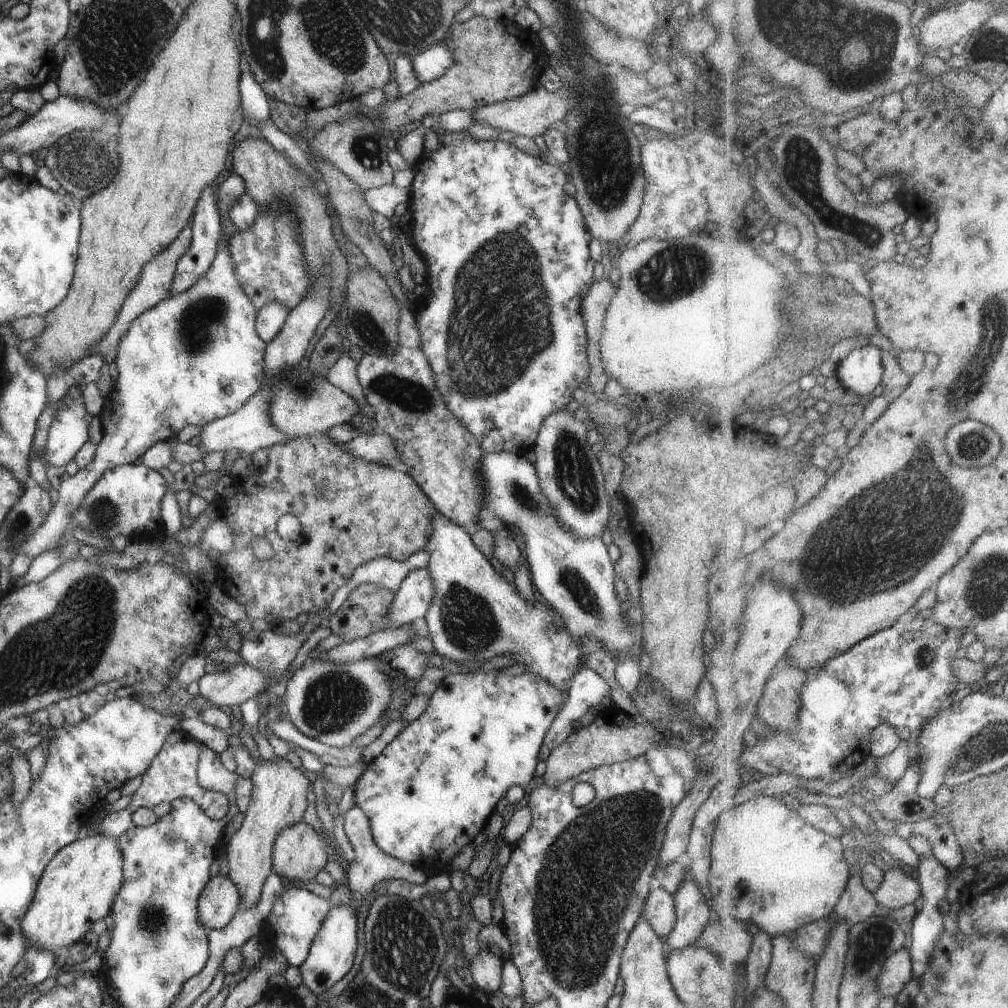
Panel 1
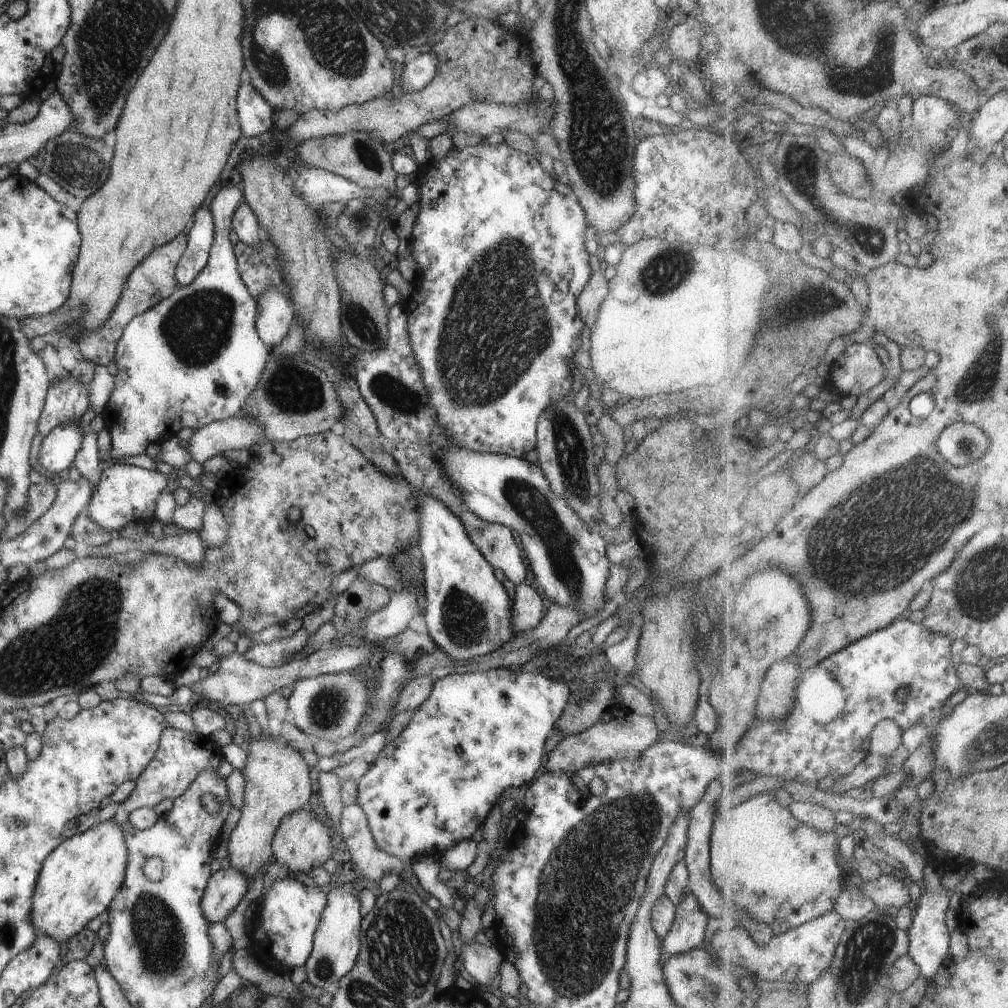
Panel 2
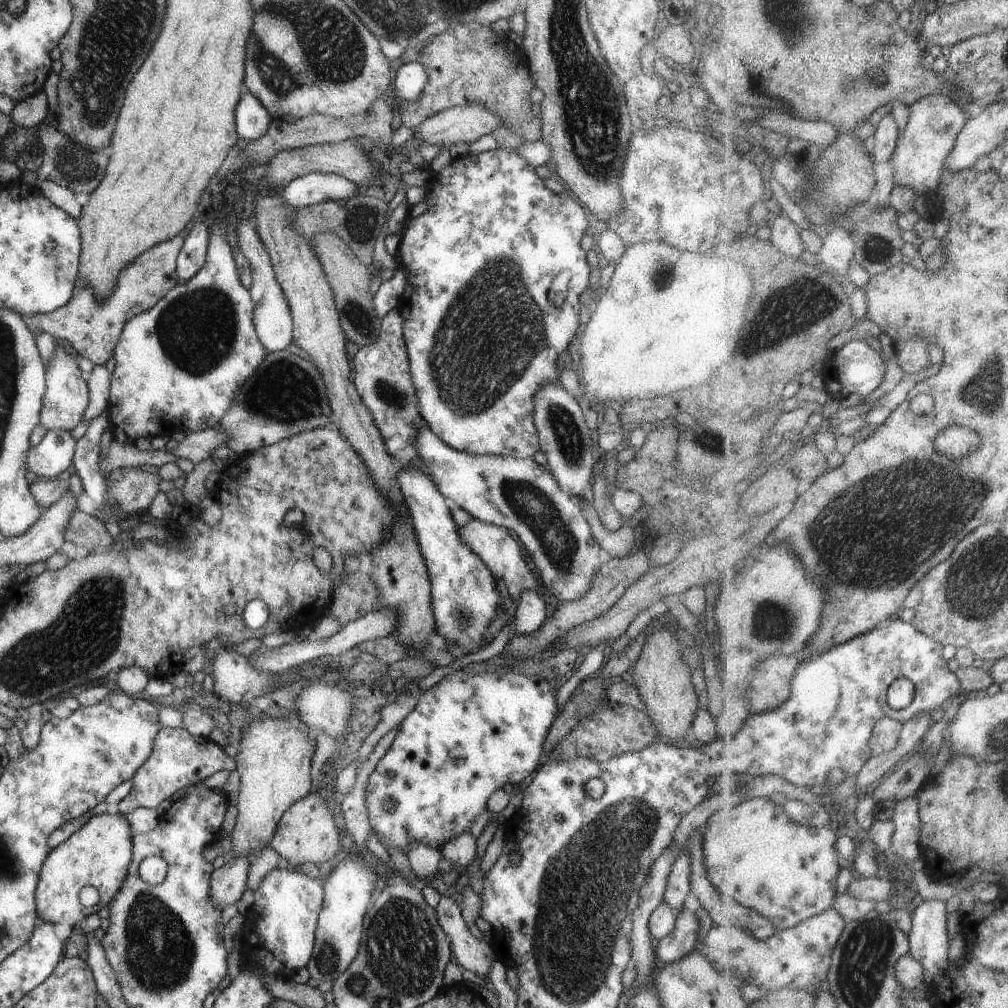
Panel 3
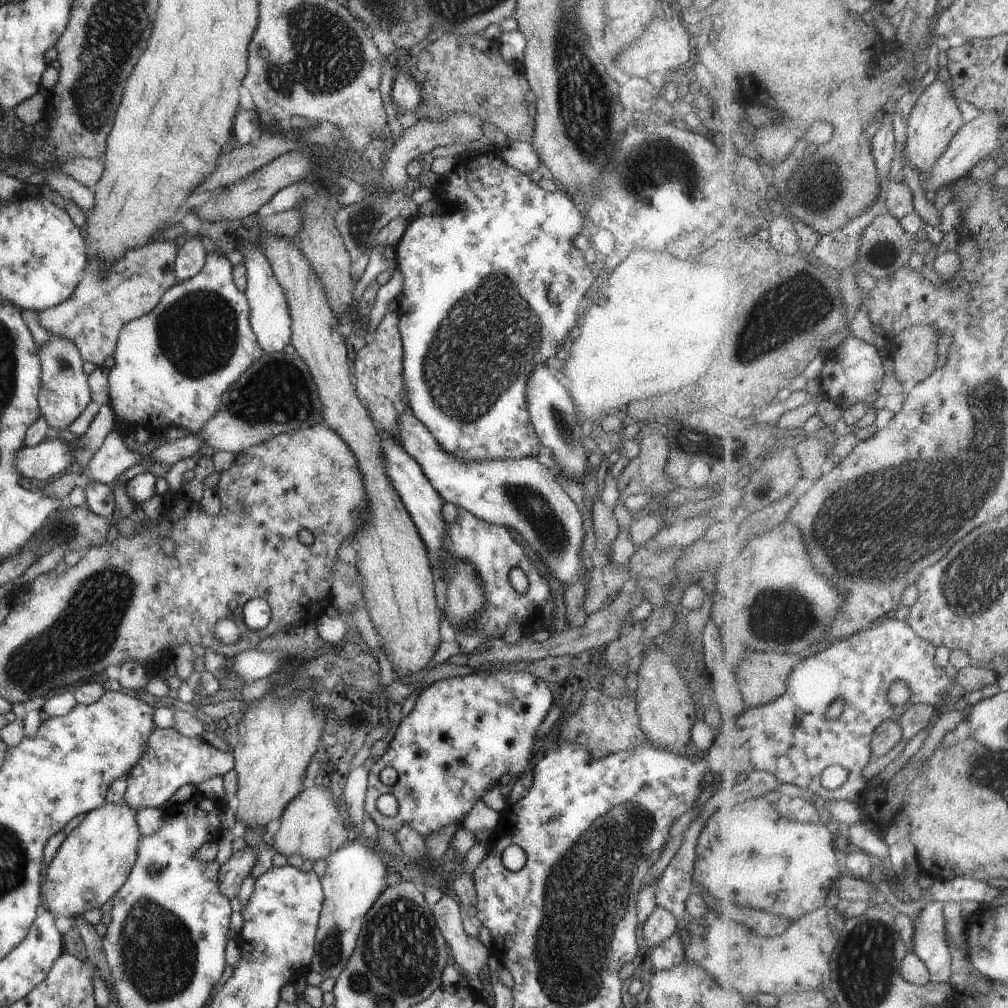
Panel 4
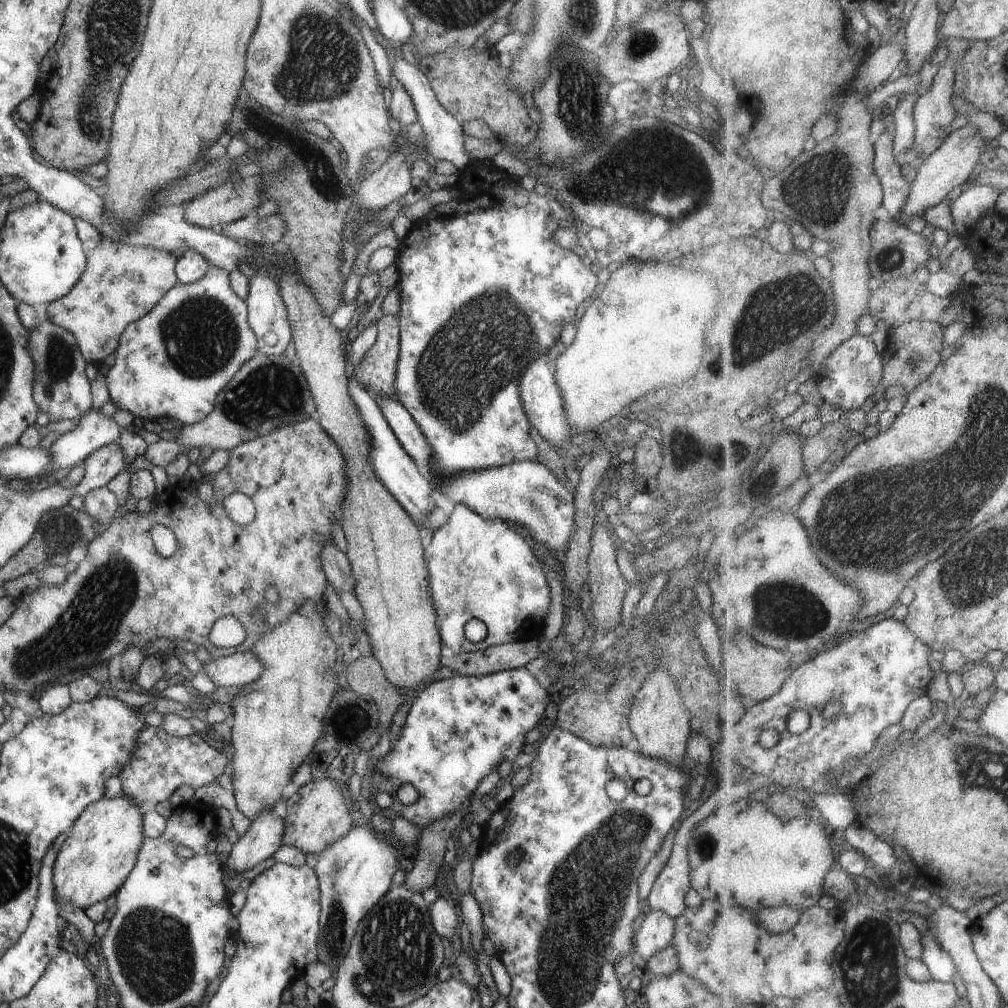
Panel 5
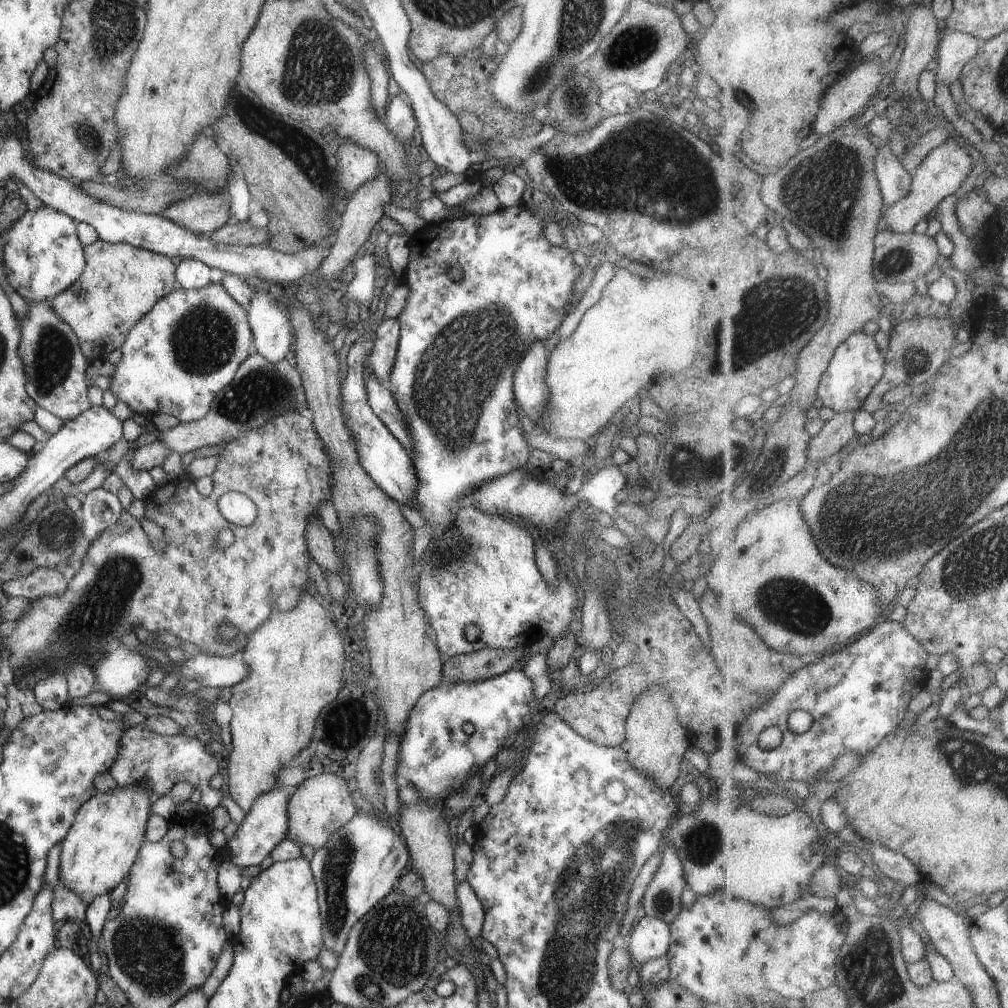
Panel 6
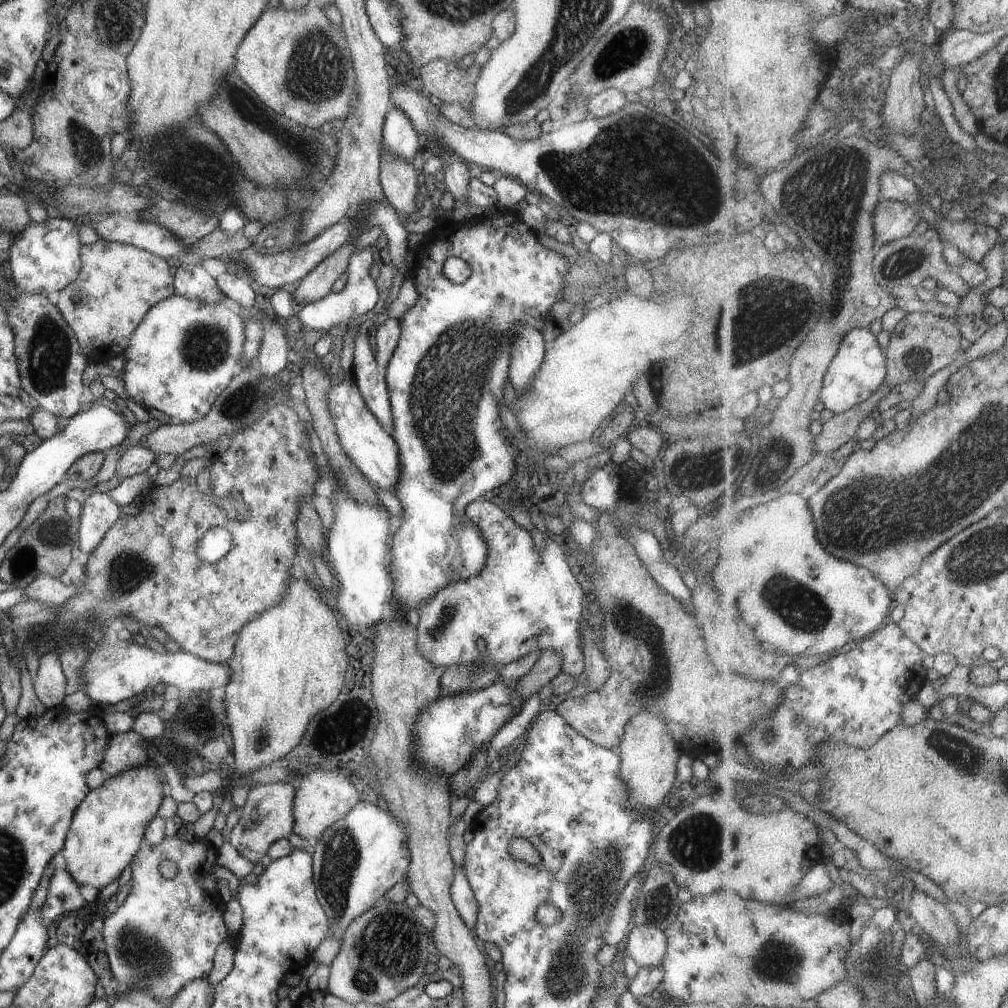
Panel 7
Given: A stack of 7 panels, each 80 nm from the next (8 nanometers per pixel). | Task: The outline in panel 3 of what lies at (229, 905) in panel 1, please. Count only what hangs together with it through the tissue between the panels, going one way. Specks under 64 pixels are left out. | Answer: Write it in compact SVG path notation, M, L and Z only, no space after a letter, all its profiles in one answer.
M235 857L219 868L212 870L209 879L209 900L216 907L235 904L246 888L247 870L250 861Z

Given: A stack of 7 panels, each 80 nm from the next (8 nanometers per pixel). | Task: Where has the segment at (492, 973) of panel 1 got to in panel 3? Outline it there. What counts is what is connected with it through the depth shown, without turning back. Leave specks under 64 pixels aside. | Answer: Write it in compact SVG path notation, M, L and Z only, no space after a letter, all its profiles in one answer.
M442 897L434 908L437 922L445 933L459 967L470 970L484 978L489 972L493 959L497 956L493 944L486 940L475 939L469 931L455 897Z

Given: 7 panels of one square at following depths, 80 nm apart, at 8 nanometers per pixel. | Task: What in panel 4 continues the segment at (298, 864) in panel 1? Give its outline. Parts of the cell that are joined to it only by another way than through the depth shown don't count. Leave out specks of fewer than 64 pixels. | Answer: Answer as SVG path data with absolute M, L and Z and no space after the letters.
M313 784L301 789L286 805L280 816L276 833L270 843L276 852L288 857L301 855L305 860L325 860L352 836L352 830L343 826L339 810L329 793L329 786Z

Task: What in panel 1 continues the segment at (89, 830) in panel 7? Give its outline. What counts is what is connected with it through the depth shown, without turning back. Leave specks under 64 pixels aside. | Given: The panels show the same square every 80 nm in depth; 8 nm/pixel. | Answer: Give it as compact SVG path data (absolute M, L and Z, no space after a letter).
M89 833L60 848L45 865L29 908L23 914L20 931L31 947L50 951L75 944L91 924L109 914L122 883L122 854L116 839Z

